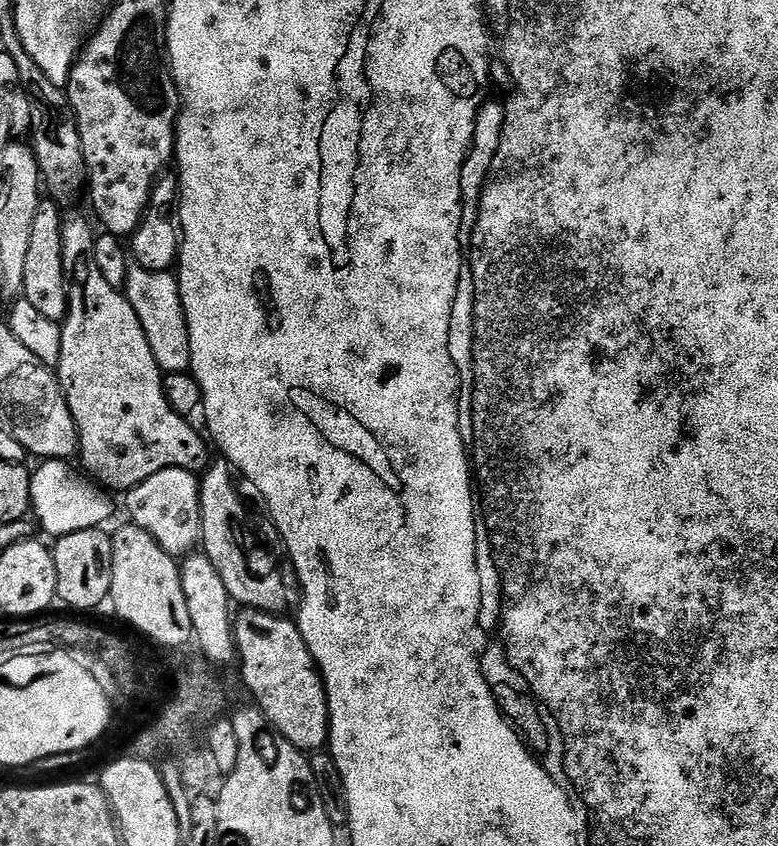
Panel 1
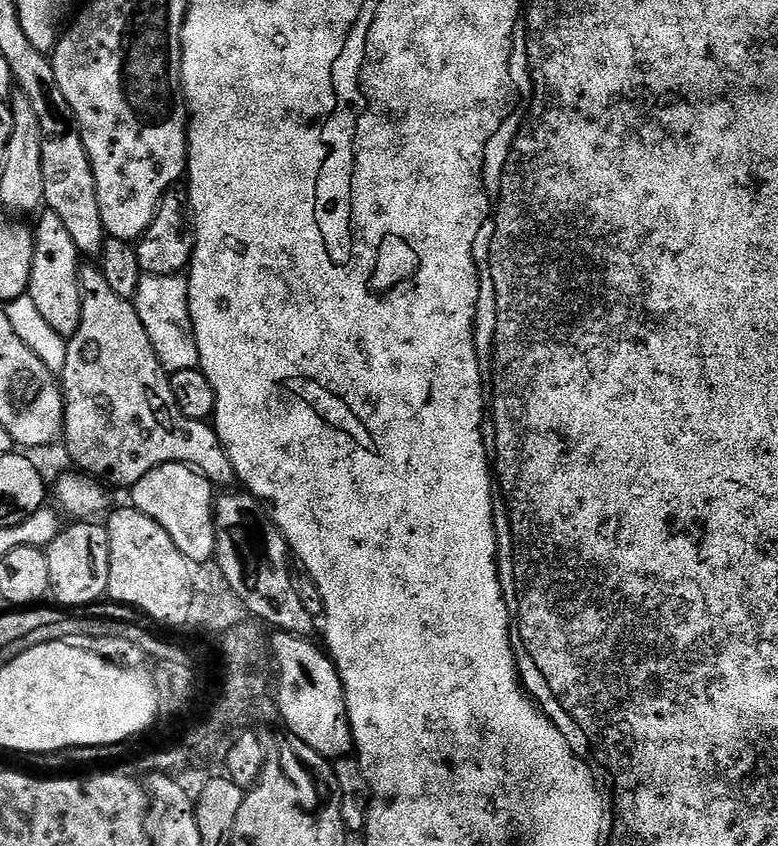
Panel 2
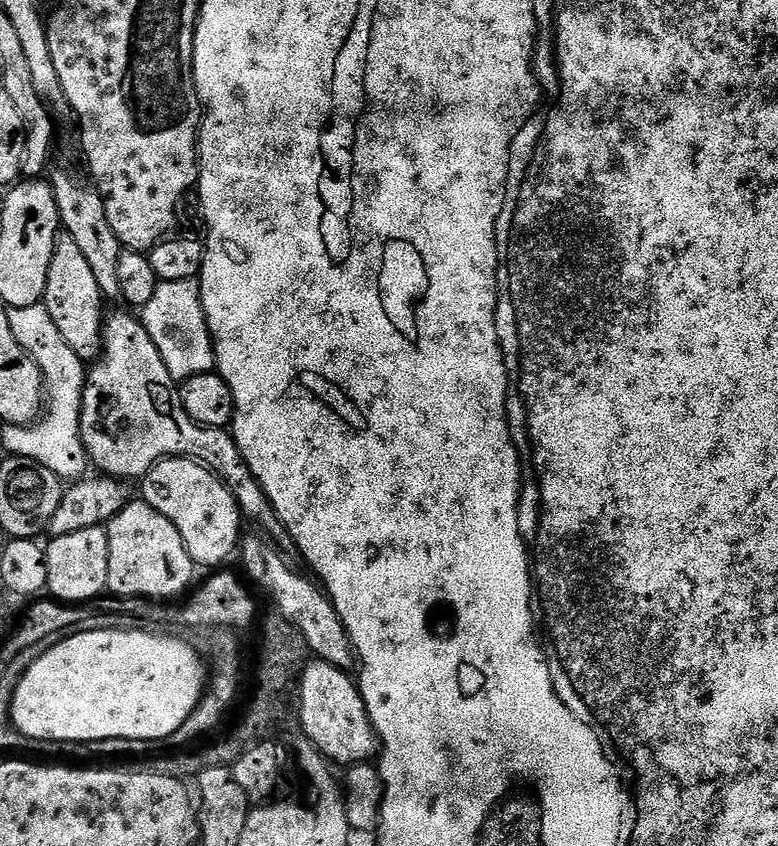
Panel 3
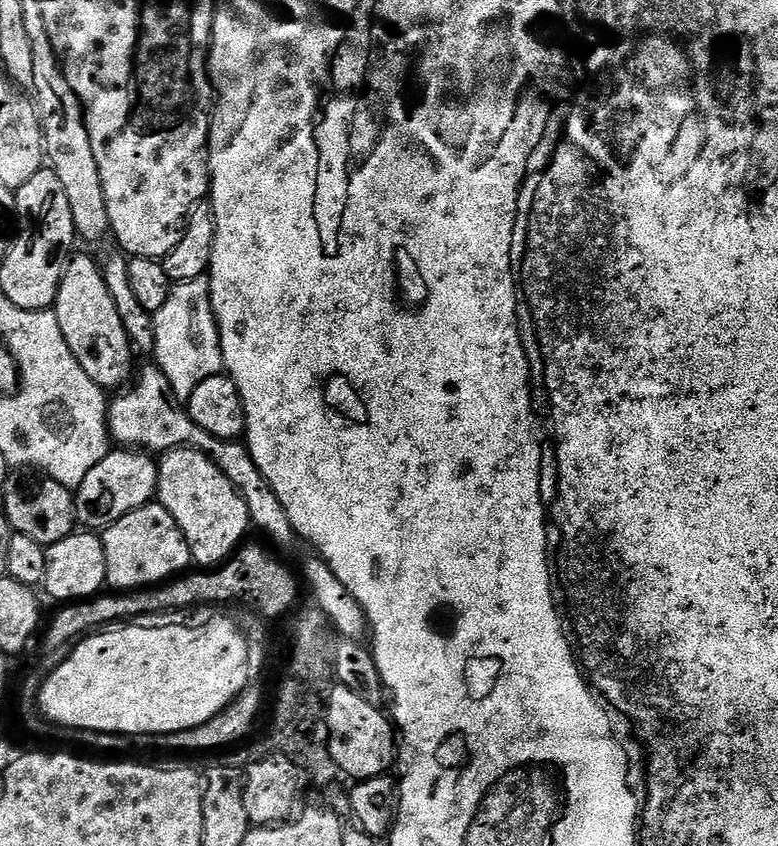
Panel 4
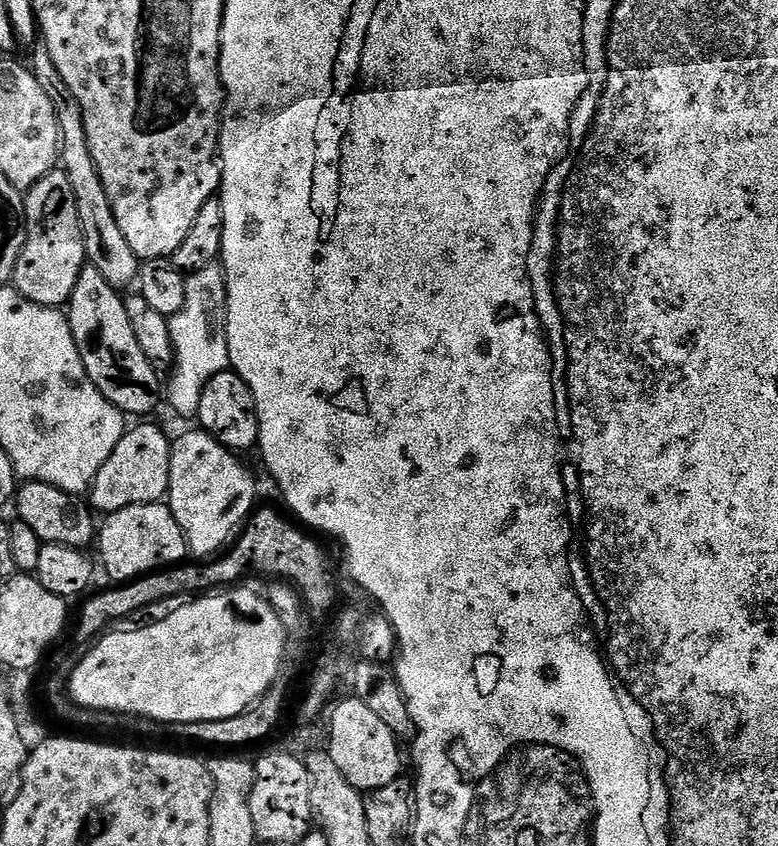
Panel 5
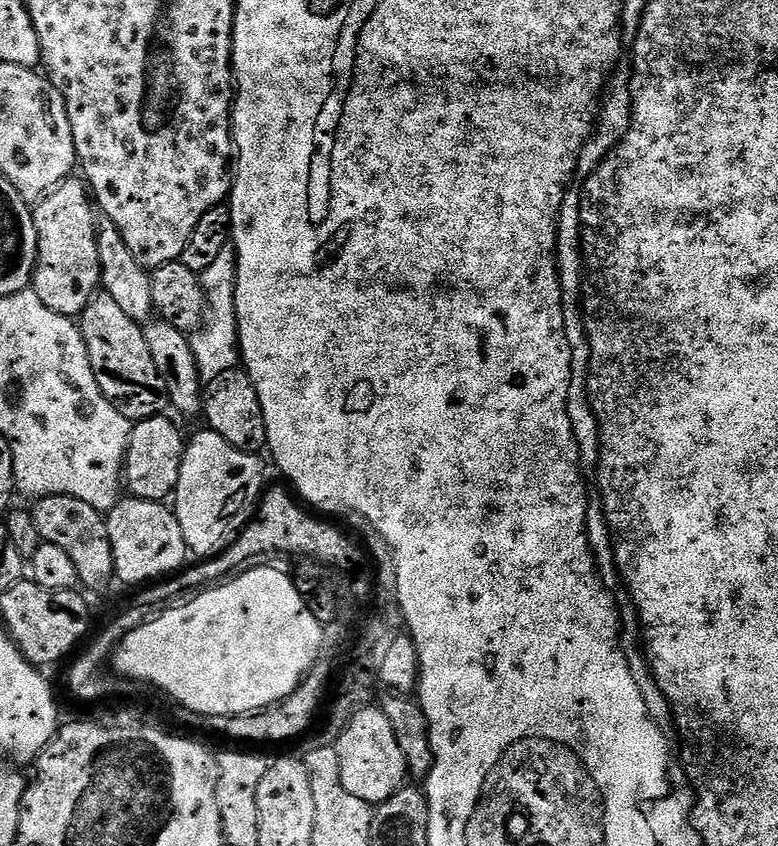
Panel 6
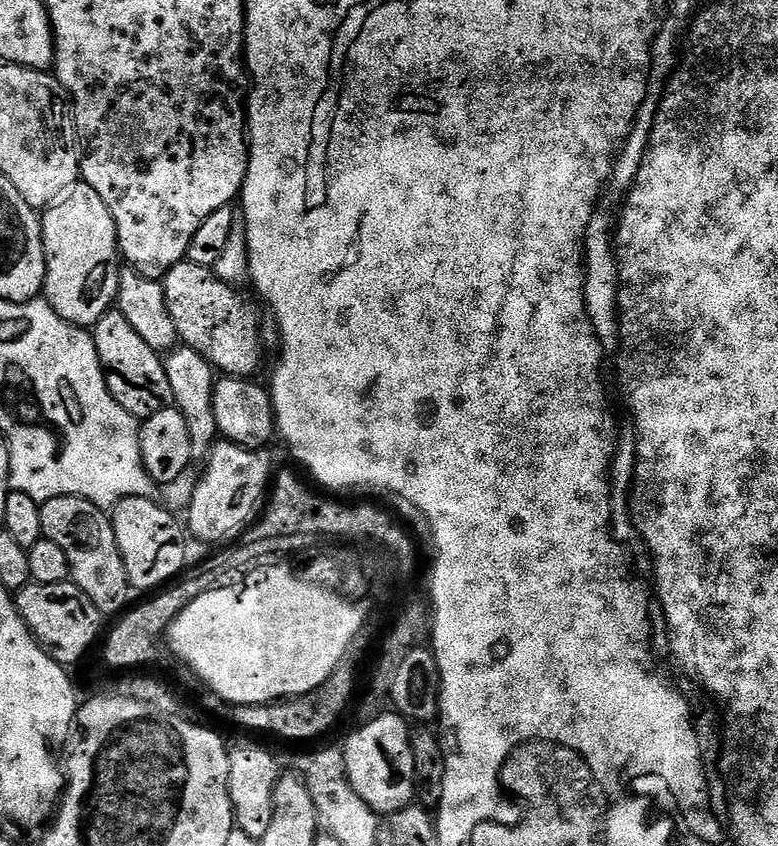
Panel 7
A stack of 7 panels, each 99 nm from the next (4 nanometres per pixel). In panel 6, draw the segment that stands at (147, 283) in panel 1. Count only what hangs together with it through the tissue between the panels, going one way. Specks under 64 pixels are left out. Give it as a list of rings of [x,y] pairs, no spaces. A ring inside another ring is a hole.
[[[228,247],[218,254],[218,259],[209,268],[199,273],[204,288],[206,319],[202,327],[191,333],[192,353],[198,362],[201,381],[207,382],[226,374],[241,363],[240,335],[236,325],[236,249]]]

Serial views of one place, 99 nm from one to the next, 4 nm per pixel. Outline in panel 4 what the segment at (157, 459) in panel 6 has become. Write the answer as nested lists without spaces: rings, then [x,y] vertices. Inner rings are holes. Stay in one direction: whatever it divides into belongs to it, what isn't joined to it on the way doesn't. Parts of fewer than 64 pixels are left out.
[[[117,447],[82,478],[76,489],[76,518],[85,529],[103,530],[109,528],[118,518],[138,510],[156,500],[156,487],[160,469],[149,453],[135,448]]]

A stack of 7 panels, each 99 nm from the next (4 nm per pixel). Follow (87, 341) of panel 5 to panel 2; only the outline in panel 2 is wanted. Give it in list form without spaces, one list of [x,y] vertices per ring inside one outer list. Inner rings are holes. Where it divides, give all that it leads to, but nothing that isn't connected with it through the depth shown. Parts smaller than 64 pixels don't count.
[[[44,210],[39,216],[40,222],[34,228],[34,266],[26,294],[34,306],[38,306],[38,314],[46,318],[46,323],[53,330],[58,330],[62,337],[71,338],[80,331],[80,322],[84,319],[84,293],[80,279],[82,257],[78,246],[74,246],[74,238],[70,238],[58,214]]]

